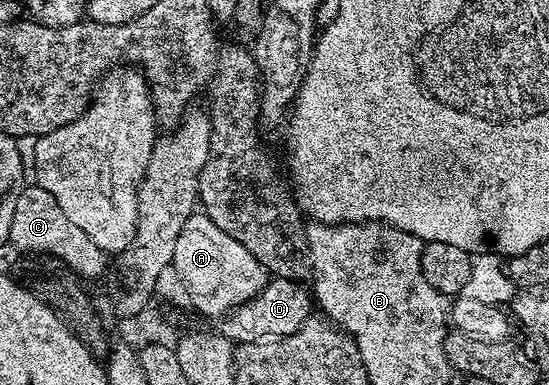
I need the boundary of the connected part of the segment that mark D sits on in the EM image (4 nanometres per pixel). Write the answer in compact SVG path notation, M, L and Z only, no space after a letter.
M289 276L274 277L277 278L274 282L273 279L266 281L263 289L258 292L250 302L244 302L241 306L238 306L236 310L231 310L228 314L224 315L223 321L220 323L222 326L219 326L220 333L224 334L230 342L240 344L243 342L259 342L266 336L282 338L291 332L300 330L302 324L314 313L315 299L308 285L300 286L299 283L292 282L291 279L285 277Z

